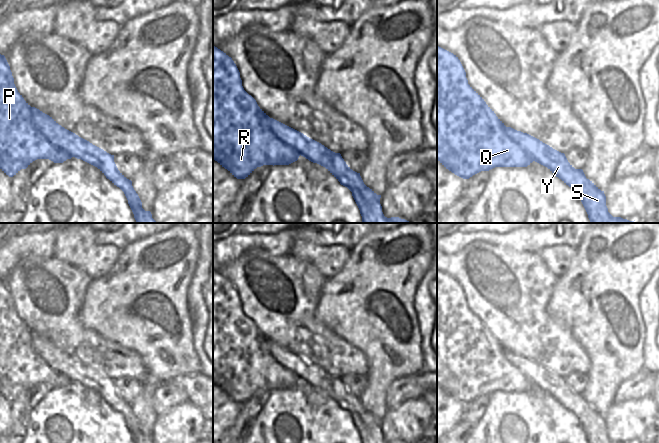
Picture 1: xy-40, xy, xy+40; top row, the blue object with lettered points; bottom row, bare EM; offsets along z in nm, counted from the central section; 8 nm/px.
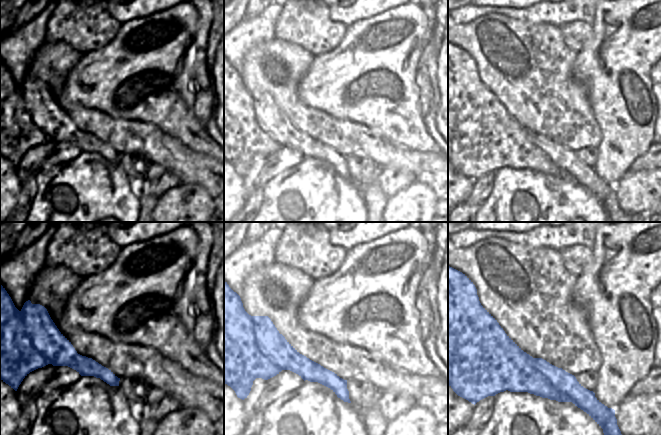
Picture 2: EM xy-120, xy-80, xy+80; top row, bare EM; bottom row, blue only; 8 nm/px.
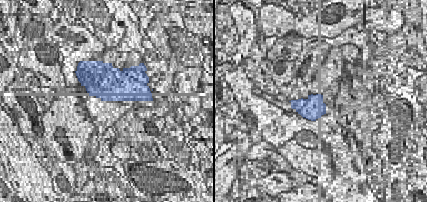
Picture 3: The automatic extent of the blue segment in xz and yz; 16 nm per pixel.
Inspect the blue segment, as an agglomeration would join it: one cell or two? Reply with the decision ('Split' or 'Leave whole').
Split.

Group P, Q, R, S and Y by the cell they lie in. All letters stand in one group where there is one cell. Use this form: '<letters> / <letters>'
P Q R / S Y

